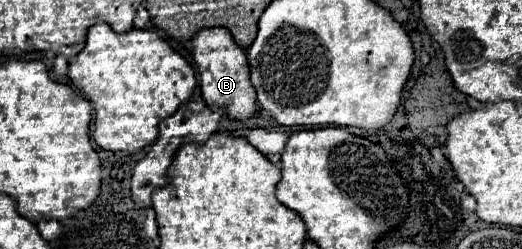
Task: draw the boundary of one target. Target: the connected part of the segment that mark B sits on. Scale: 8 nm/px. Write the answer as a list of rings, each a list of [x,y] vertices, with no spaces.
[[[206,28],[198,32],[198,36],[194,36],[192,44],[194,44],[194,60],[200,74],[200,88],[204,102],[212,110],[222,108],[232,120],[246,122],[248,118],[252,118],[258,112],[258,104],[256,104],[254,86],[250,82],[248,56],[234,42],[232,34],[226,28]]]

